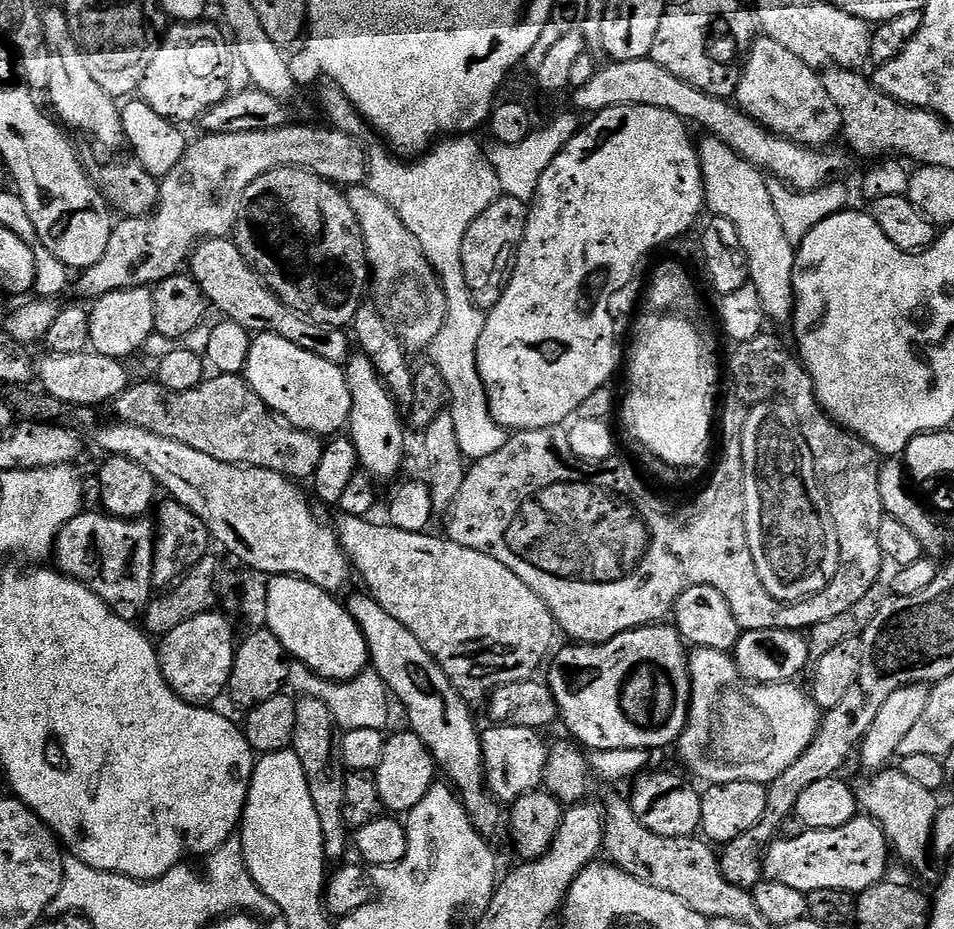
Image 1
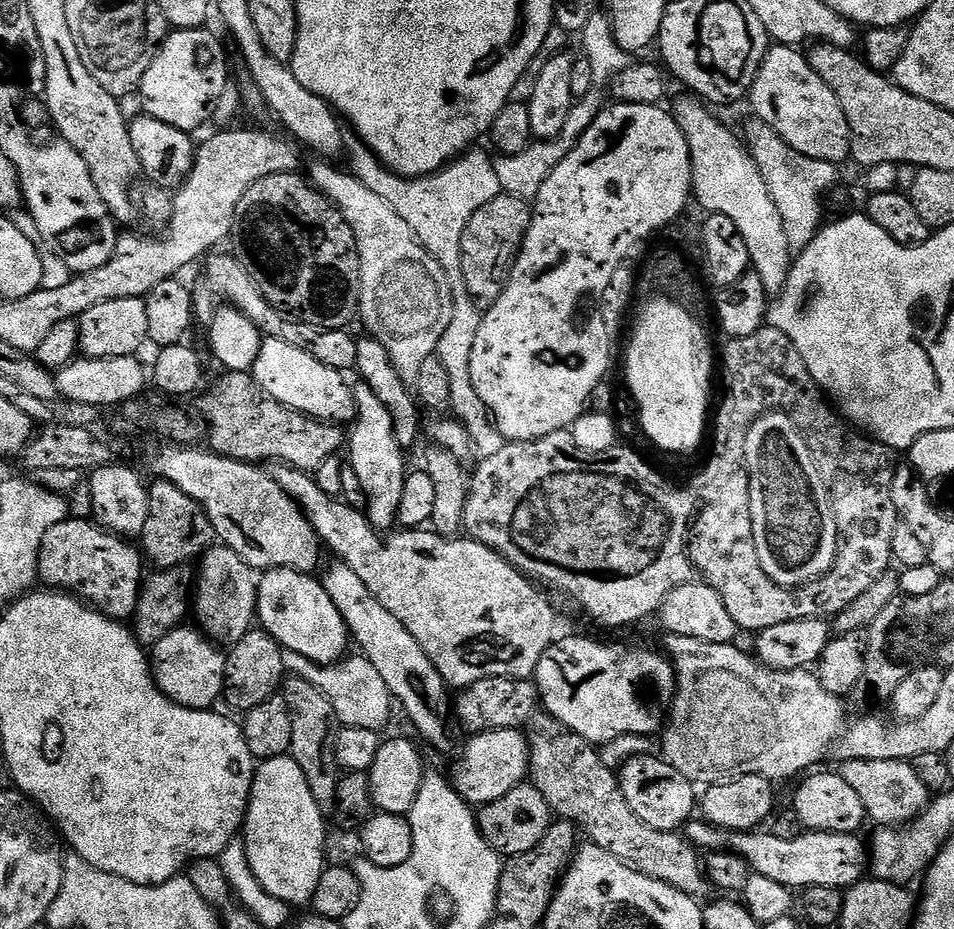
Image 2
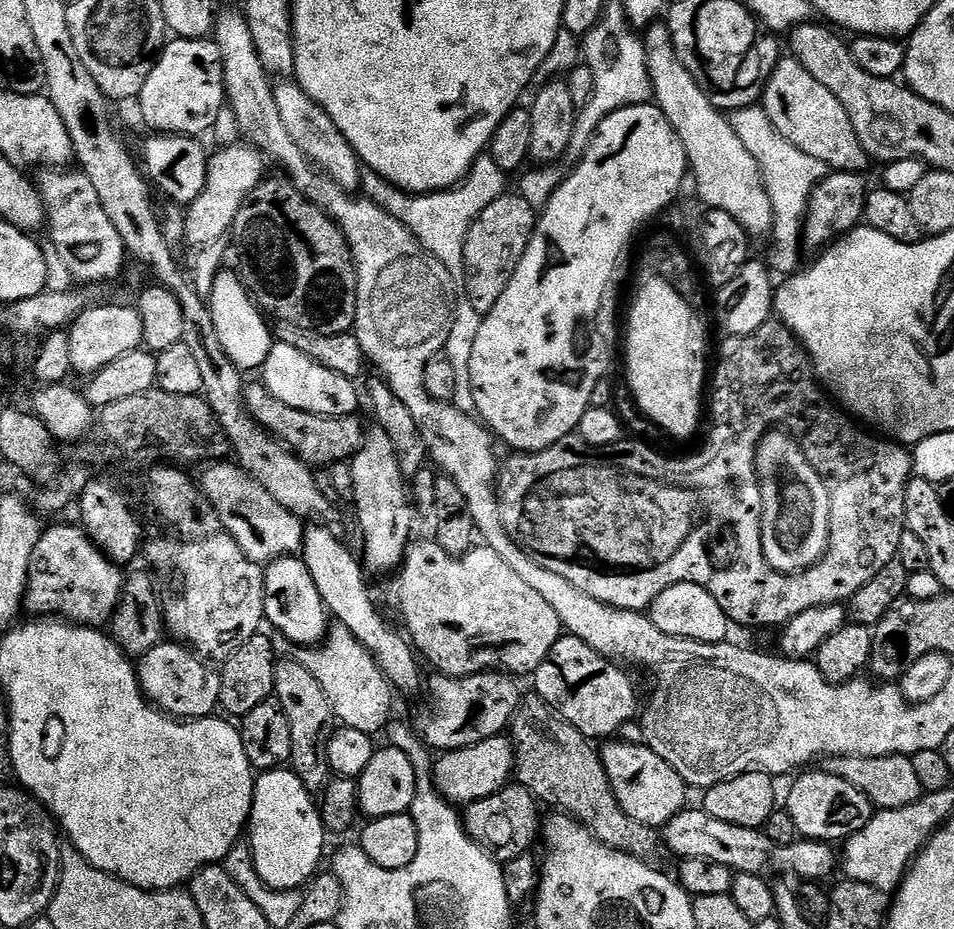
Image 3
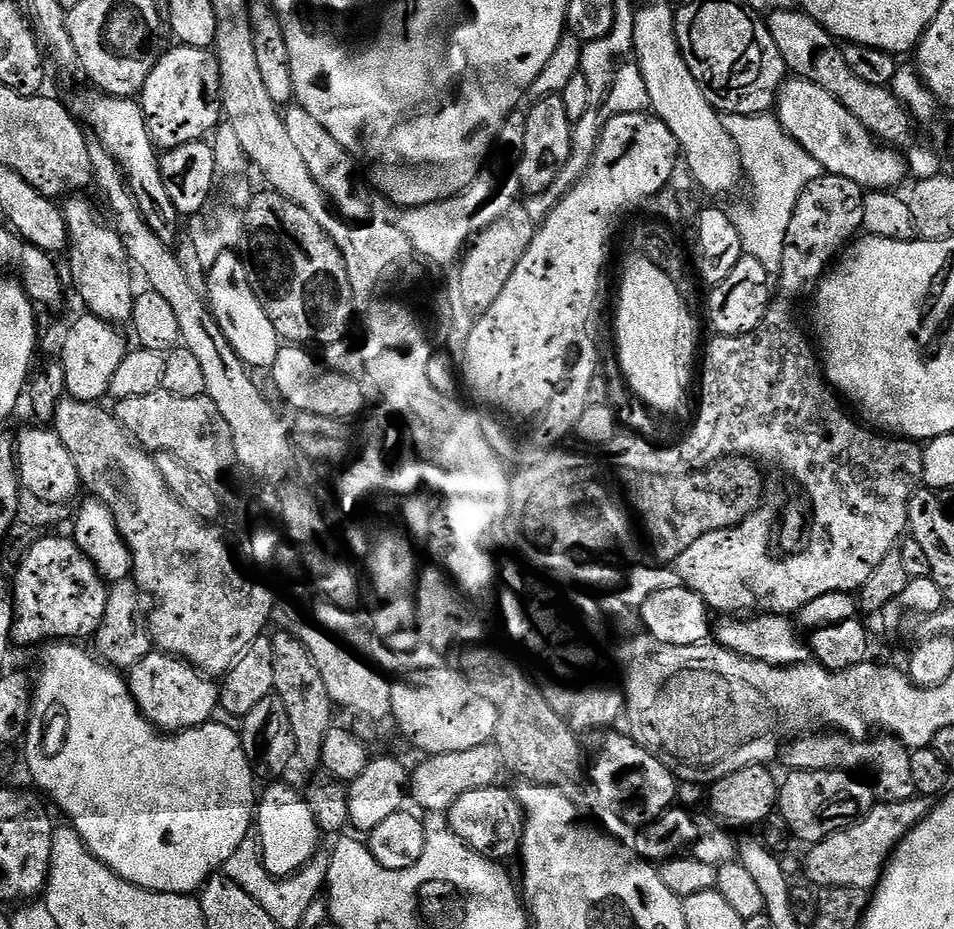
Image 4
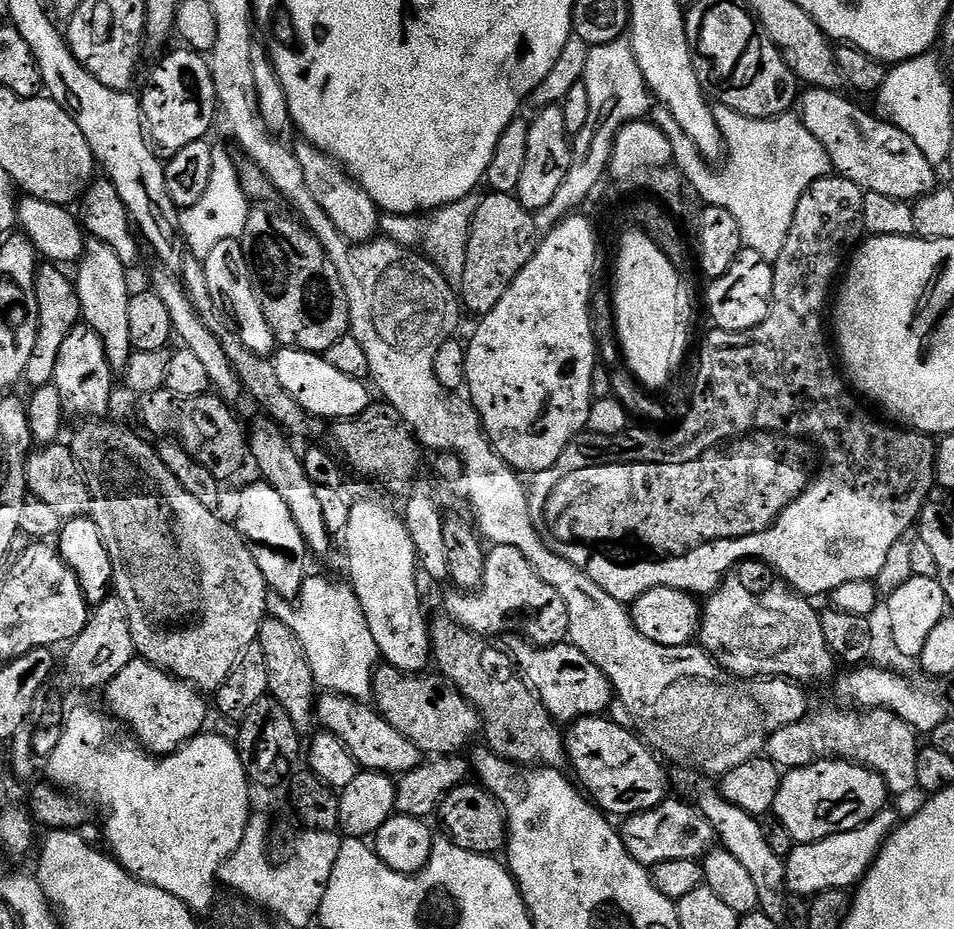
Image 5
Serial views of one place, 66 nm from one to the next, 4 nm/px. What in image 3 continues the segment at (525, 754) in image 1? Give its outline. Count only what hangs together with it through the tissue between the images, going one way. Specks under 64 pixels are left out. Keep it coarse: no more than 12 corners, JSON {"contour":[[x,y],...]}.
{"contour":[[507,735],[435,761],[436,791],[467,806],[508,787],[516,751]]}

